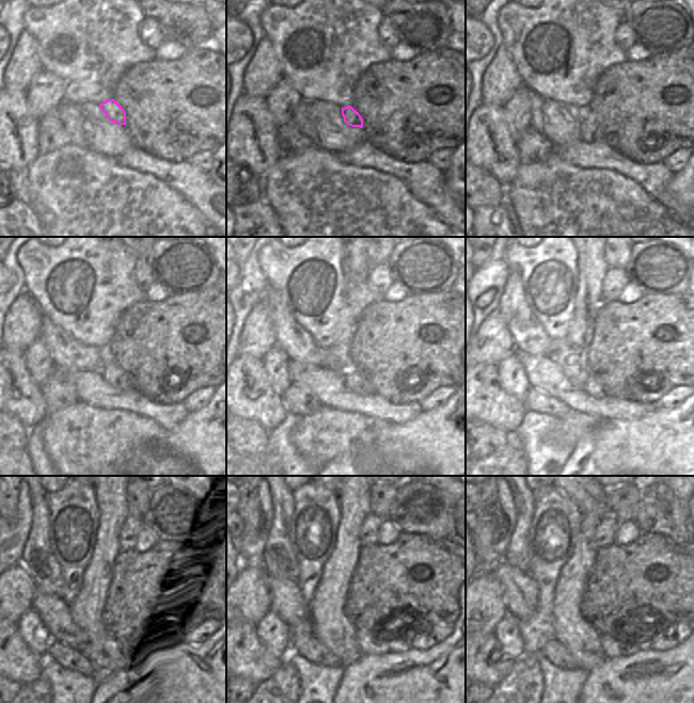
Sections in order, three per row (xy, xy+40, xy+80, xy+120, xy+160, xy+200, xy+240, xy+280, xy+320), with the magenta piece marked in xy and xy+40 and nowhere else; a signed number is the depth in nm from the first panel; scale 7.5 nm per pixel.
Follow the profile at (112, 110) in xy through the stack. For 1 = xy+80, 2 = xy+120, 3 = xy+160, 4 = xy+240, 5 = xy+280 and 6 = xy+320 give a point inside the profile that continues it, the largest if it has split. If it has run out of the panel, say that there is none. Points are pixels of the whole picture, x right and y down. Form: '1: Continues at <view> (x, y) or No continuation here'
1: Continues at xy+80 (590, 130)
2: Continues at xy+120 (111, 372)
3: Continues at xy+160 (356, 381)
4: Continues at xy+240 (122, 632)
5: Continues at xy+280 (369, 642)
6: Continues at xy+320 (612, 648)

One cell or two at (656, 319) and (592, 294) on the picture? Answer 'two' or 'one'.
two

